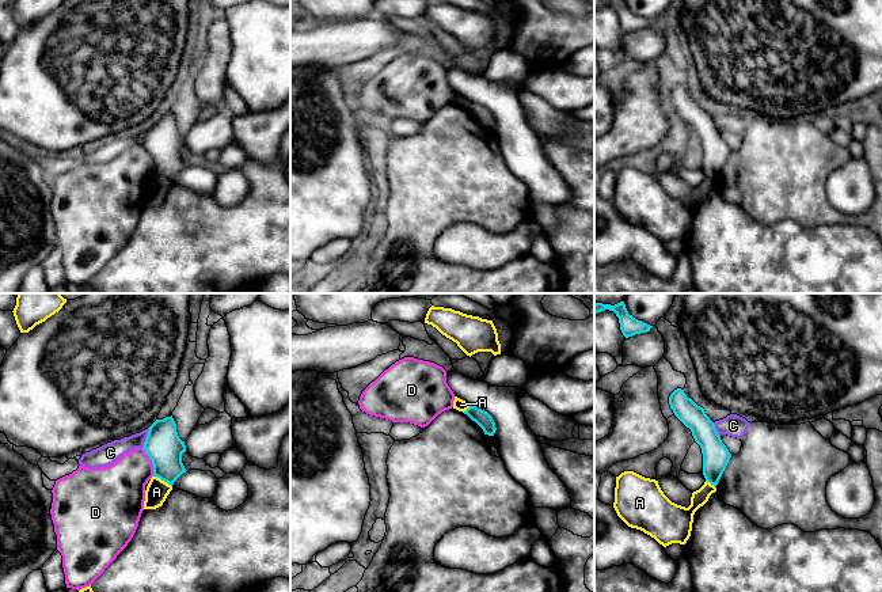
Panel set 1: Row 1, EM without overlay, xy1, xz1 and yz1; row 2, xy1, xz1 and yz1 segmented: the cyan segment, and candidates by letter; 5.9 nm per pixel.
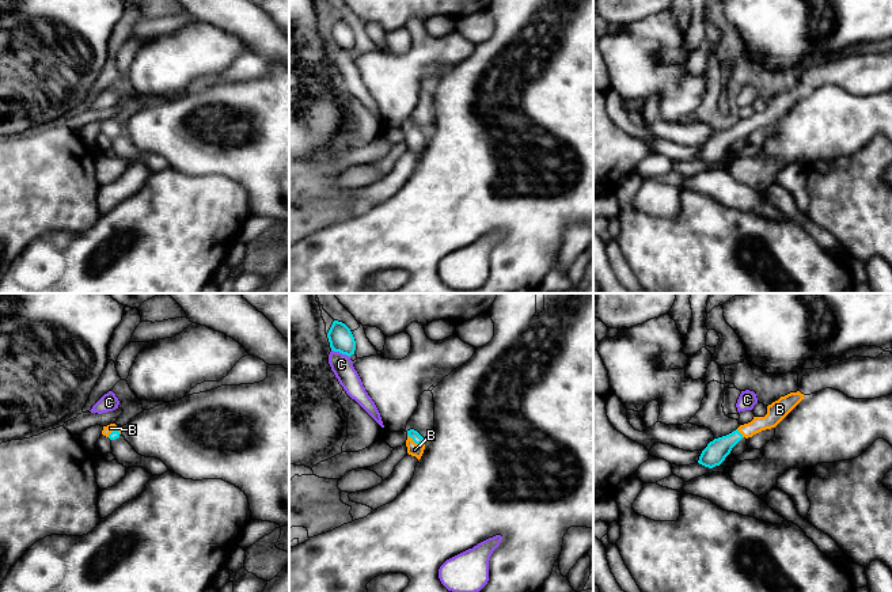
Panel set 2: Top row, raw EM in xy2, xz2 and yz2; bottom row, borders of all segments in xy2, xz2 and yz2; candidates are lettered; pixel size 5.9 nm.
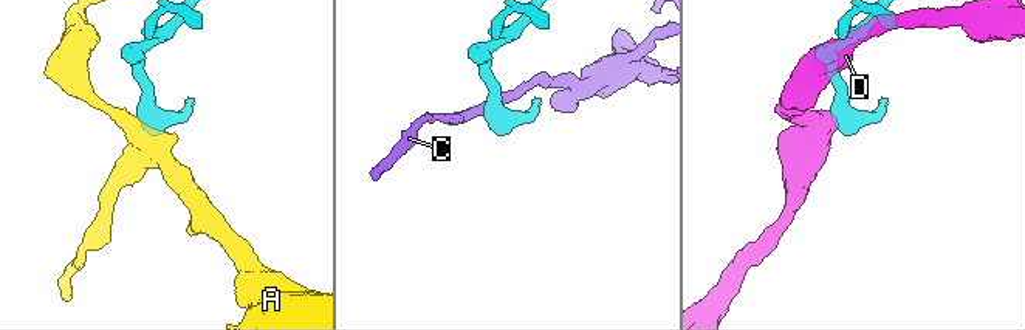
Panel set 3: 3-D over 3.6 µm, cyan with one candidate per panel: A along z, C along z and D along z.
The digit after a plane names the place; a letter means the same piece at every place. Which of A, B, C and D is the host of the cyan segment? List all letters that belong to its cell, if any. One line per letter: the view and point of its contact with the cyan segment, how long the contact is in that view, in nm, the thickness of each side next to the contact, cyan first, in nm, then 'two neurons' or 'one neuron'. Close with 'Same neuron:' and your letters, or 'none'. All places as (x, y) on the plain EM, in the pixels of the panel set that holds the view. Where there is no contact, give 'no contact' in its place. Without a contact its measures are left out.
A: meets cyan in xy1 at (163, 175); contact 130 nm long; 220 nm thick on the cyan side, 130 nm on the other; two neurons
B: meets cyan in xz2 at (416, 139); contact 120 nm long; 60 nm thick on the cyan side, 80 nm on the other; one neuron
C: meets cyan in xy1 at (147, 133); contact 130 nm long; 220 nm thick on the cyan side, 120 nm on the other; two neurons
D: meets cyan in xy1 at (152, 158); contact 180 nm long; 220 nm thick on the cyan side, 300 nm on the other; two neurons
Same neuron: B

